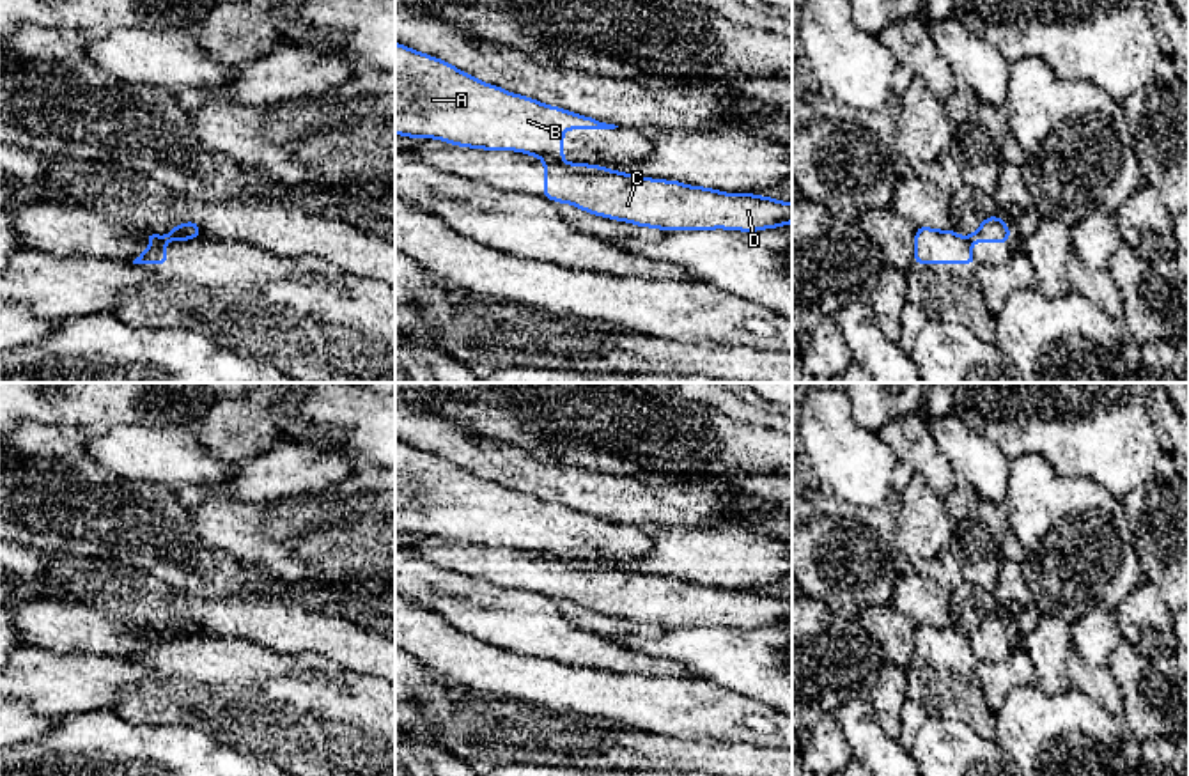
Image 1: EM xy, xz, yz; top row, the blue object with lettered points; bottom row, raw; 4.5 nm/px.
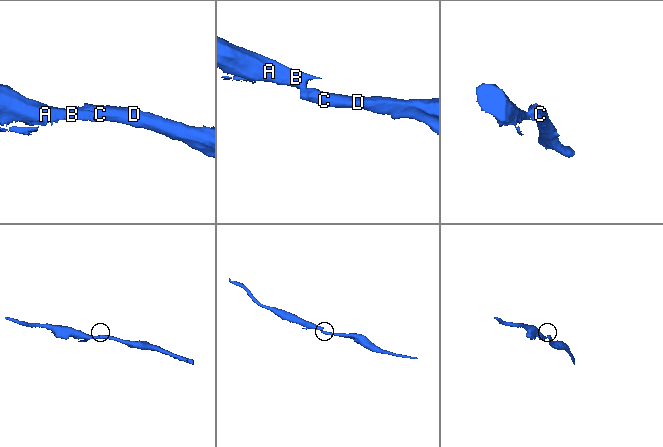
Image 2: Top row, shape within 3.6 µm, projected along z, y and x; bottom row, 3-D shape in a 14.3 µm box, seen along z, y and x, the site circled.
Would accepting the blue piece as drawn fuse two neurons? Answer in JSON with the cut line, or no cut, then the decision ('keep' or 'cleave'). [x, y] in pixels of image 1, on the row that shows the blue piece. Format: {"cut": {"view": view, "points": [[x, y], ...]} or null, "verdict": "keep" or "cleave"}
{"cut": {"view": "xz", "points": [[544, 158], [562, 162]]}, "verdict": "cleave"}

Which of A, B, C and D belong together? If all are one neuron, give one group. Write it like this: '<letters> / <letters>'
A B / C D

